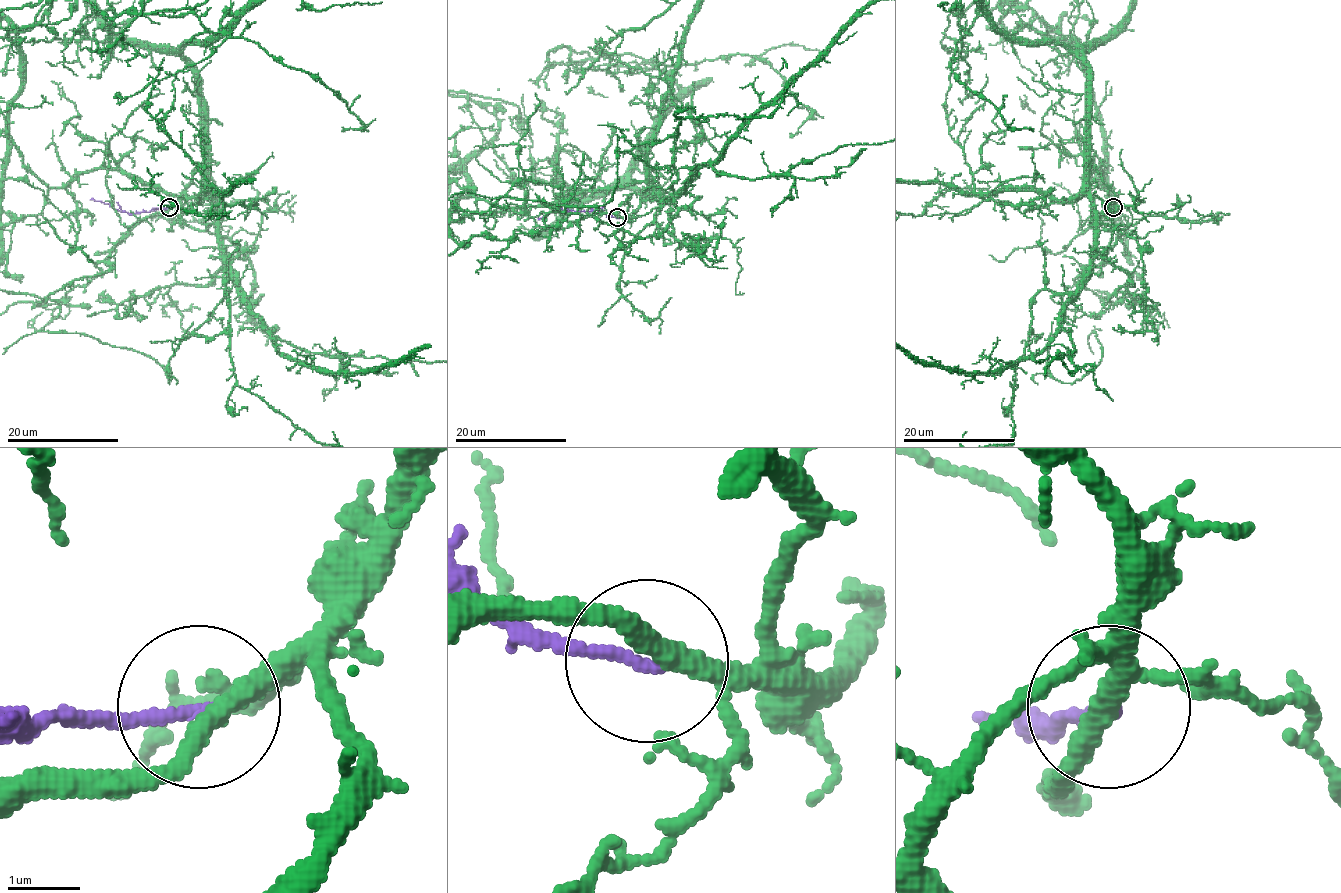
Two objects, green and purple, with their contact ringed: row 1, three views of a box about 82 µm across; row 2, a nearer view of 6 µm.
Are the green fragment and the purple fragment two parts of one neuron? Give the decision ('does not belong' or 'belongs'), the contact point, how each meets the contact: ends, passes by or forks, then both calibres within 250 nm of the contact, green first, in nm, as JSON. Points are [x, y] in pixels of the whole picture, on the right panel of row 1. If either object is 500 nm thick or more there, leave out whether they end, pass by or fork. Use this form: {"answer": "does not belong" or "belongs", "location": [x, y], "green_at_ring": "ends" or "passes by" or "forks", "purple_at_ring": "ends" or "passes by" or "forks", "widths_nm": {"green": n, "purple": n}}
{"answer": "does not belong", "location": [1113, 207], "green_at_ring": "passes by", "purple_at_ring": "ends", "widths_nm": {"green": 300, "purple": 160}}

